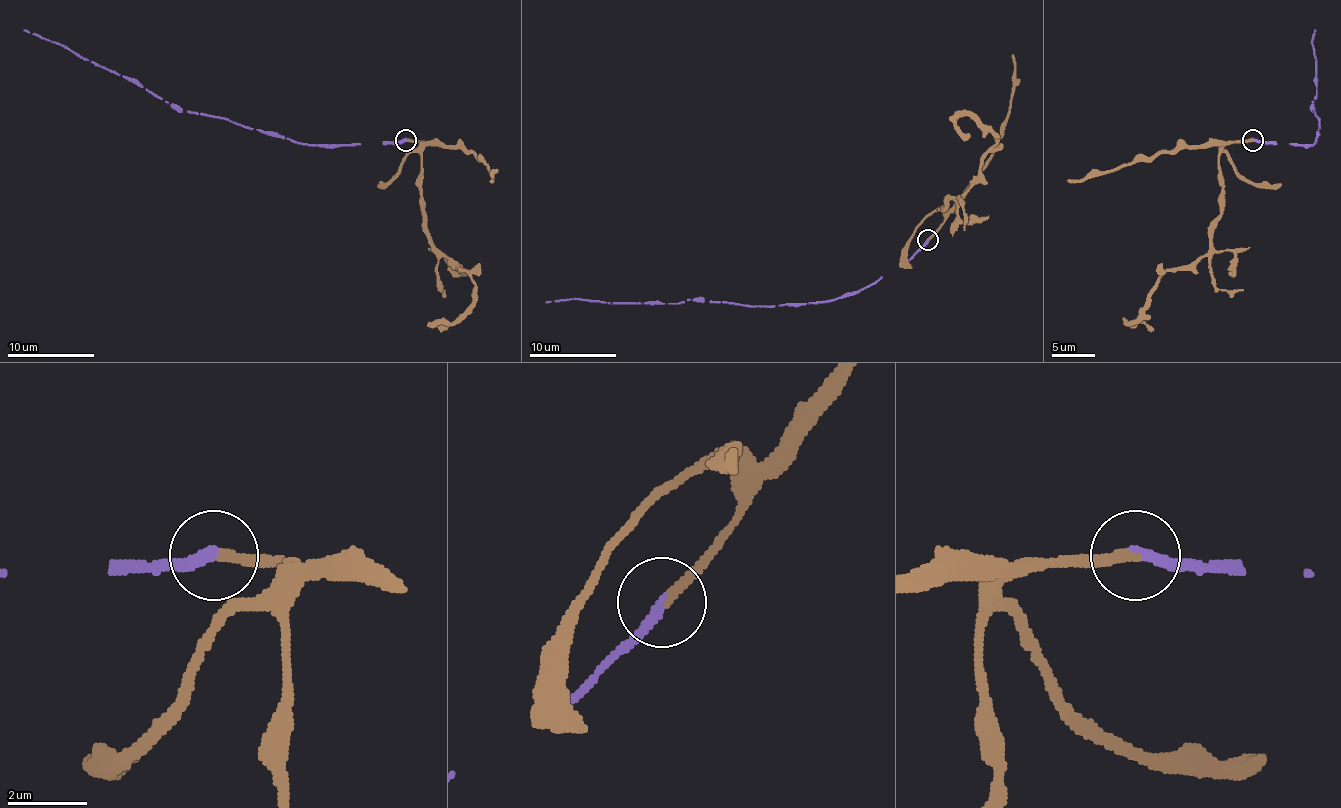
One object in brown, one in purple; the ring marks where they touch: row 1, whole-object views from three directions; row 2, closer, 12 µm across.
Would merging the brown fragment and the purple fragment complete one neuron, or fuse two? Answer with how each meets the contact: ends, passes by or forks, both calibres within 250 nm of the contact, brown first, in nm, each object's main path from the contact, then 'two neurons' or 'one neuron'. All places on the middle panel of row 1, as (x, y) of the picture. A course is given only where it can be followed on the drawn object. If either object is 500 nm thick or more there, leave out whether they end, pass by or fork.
brown ends there; purple ends there; 200 nm thick on the brown side, 240 nm on the other; brown runs (928, 239), (941, 224), (943, 206), (958, 198), (995, 144), (976, 120), (960, 116), (956, 129), (969, 137); purple runs (928, 239), (904, 263), (874, 282), (820, 302), (751, 306), (688, 300), (668, 304), (545, 302); one neuron

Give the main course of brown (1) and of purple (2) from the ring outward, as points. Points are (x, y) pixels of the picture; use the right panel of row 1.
1: (1252, 139), (1219, 152), (1222, 215), (1211, 248), (1168, 269), (1129, 321), (1150, 330)
2: (1252, 139), (1276, 144), (1315, 144), (1319, 120), (1313, 100), (1317, 87), (1313, 44), (1315, 29)

